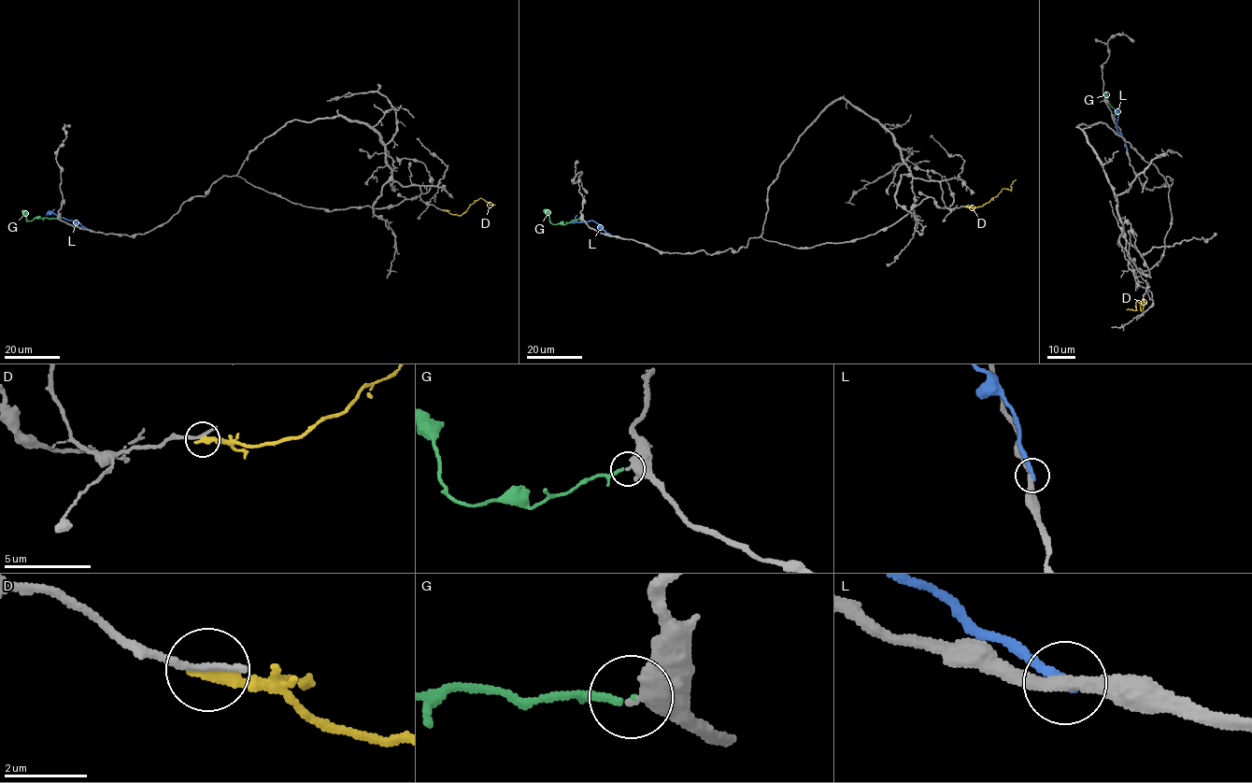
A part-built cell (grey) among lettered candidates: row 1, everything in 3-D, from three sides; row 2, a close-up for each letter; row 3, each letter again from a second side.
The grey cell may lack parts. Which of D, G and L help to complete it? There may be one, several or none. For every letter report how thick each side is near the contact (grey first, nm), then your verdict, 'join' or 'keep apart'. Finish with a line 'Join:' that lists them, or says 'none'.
D: 220/280 nm | keep apart
G: 500/150 nm | join
L: 280/260 nm | keep apart
Join: G

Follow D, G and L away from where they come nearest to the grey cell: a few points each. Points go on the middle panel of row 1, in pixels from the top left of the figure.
D: (966, 206), (984, 206), (1002, 189), (1011, 190), (1011, 185), (1016, 179)
G: (579, 219), (564, 224), (552, 224), (544, 209)
L: (612, 235), (591, 220), (576, 221), (577, 215)

